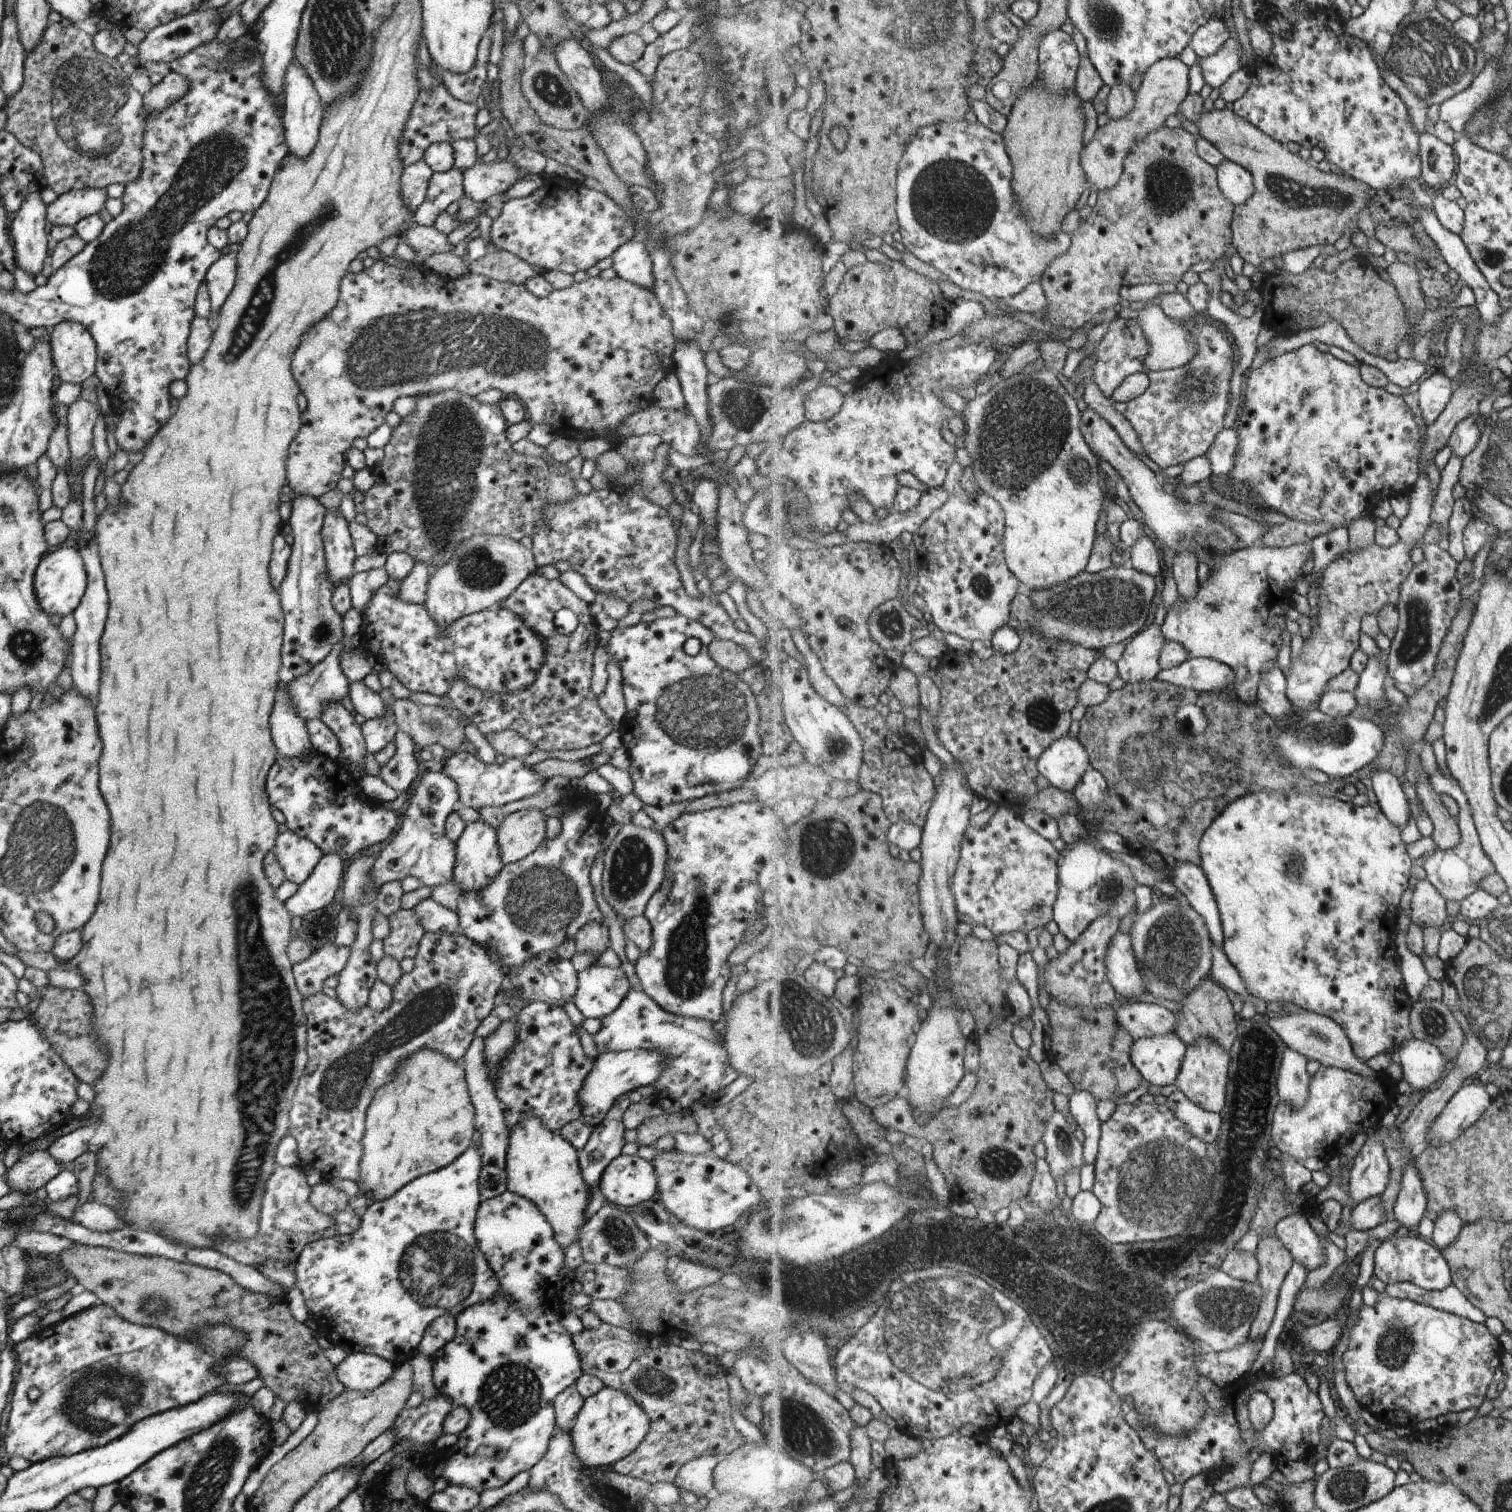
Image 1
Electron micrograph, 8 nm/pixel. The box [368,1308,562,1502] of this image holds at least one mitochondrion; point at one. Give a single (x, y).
(510, 1395)

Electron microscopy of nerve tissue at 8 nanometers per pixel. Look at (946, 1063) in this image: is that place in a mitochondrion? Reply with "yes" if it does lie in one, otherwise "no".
yes

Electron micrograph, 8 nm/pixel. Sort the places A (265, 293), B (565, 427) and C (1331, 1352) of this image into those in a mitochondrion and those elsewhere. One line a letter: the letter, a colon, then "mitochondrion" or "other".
A: mitochondrion
B: other
C: other

